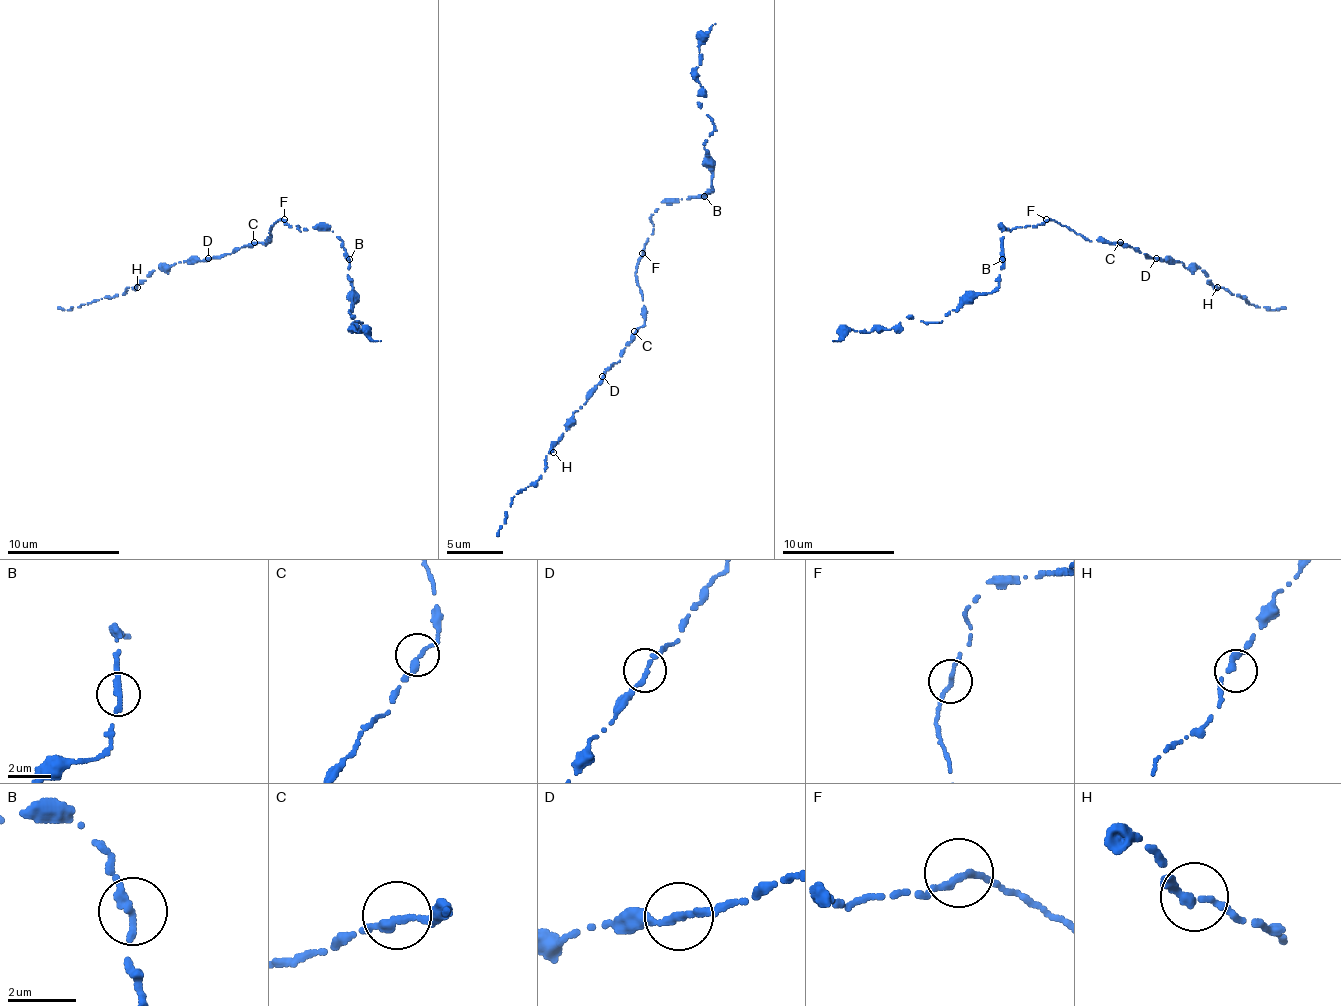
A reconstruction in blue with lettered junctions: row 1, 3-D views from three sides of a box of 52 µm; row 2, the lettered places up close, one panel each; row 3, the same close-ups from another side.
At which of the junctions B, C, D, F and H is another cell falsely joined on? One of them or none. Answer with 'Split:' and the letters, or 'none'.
Split: none

